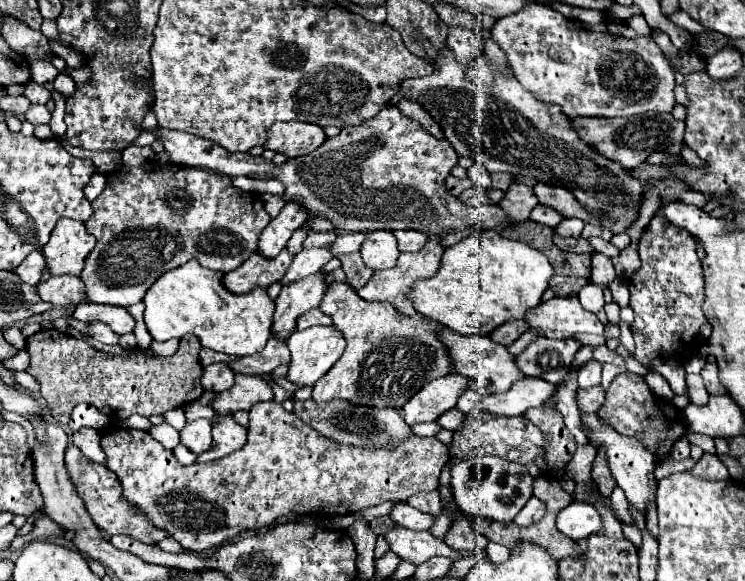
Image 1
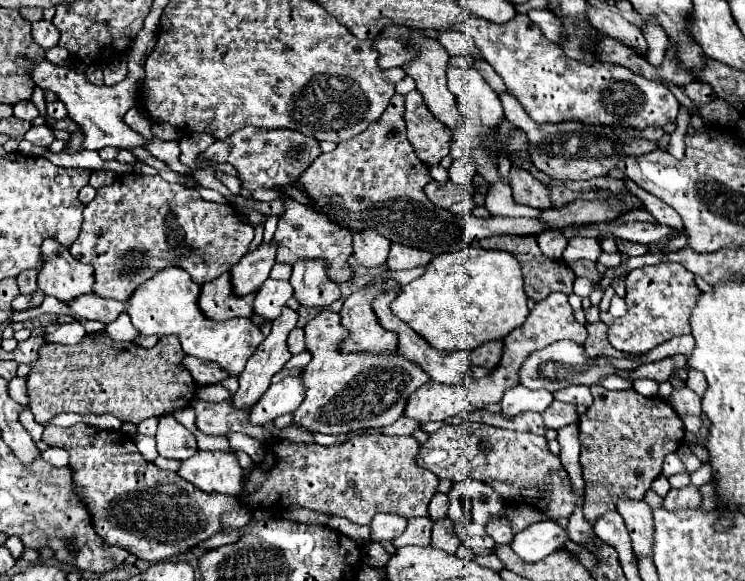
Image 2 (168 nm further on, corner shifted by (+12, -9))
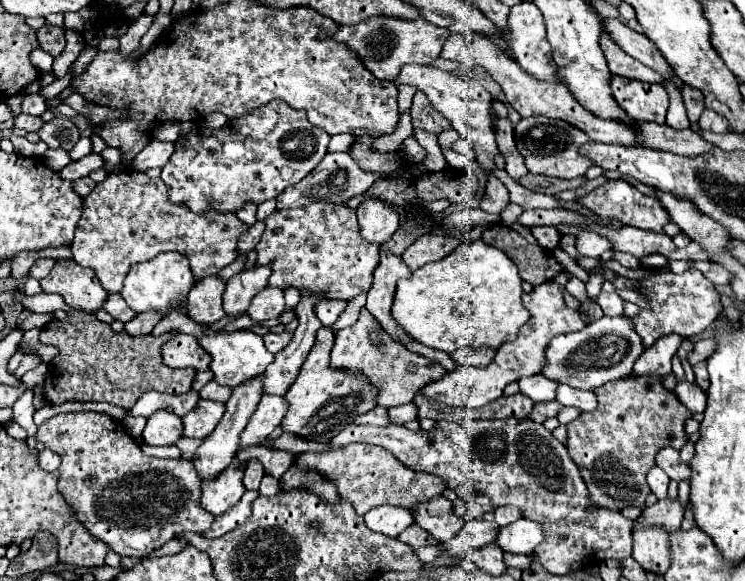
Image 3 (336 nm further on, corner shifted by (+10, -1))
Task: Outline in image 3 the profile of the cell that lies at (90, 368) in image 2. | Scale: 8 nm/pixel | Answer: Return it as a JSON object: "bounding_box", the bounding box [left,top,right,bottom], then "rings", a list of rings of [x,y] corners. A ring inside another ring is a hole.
{"bounding_box":[40,313,196,409],"rings":[[[68,313],[66,319],[52,319],[40,331],[40,341],[58,347],[60,355],[48,365],[44,397],[54,405],[64,401],[106,401],[130,409],[146,391],[188,393],[196,371],[170,369],[162,363],[160,347],[172,335],[132,337],[128,333],[114,333],[108,323],[98,321],[92,313]]]}

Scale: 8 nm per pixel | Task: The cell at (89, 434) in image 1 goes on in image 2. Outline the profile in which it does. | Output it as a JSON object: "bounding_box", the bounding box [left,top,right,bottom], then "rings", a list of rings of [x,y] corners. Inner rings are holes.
{"bounding_box":[42,447,68,467],"rings":[[[52,447],[52,449],[46,449],[42,453],[42,459],[46,459],[54,467],[64,467],[64,465],[68,465],[68,451]]]}

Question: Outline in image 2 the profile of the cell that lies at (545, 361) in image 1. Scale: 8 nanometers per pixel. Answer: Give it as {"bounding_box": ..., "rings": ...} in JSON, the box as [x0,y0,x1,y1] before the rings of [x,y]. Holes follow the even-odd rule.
{"bounding_box":[518,341,614,391],"rings":[[[556,341],[544,349],[534,351],[532,355],[528,355],[528,359],[524,361],[524,365],[518,371],[520,383],[528,389],[548,389],[548,391],[558,391],[564,389],[568,385],[596,385],[598,379],[602,375],[610,375],[614,371],[614,367],[600,357],[588,359],[584,355],[584,347],[572,341]]]}

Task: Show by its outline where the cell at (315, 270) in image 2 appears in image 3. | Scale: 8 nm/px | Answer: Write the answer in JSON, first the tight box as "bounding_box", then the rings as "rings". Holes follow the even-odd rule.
{"bounding_box":[262,295,322,395],"rings":[[[304,295],[300,305],[296,307],[298,329],[294,331],[292,341],[280,353],[276,353],[274,363],[266,367],[264,381],[262,381],[264,395],[284,395],[286,389],[294,383],[306,355],[314,345],[316,331],[322,327],[322,323],[314,315],[314,305],[320,299],[322,297],[318,295]]]}

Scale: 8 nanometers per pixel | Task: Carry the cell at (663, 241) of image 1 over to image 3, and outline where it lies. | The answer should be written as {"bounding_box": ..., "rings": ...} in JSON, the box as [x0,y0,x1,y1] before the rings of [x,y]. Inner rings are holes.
{"bounding_box":[632,269,722,347],"rings":[[[690,269],[682,275],[658,271],[650,279],[640,281],[640,287],[642,287],[640,295],[650,301],[652,309],[640,311],[640,315],[636,319],[632,319],[632,323],[634,323],[636,333],[642,337],[646,347],[650,347],[660,337],[666,337],[666,335],[672,335],[672,333],[678,333],[682,337],[700,335],[722,313],[720,295],[716,293],[714,285],[710,285],[710,281],[694,269]]]}

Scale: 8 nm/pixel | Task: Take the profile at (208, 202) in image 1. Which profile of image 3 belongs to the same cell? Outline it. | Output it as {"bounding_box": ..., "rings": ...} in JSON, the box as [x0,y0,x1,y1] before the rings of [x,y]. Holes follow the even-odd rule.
{"bounding_box":[70,171,248,293],"rings":[[[118,171],[118,173],[110,173],[102,183],[98,183],[90,191],[90,195],[84,197],[82,219],[76,227],[76,235],[74,235],[70,249],[74,253],[74,259],[82,267],[90,267],[96,273],[96,277],[100,279],[102,287],[108,293],[118,293],[122,289],[122,283],[124,283],[124,277],[126,277],[130,265],[148,261],[148,259],[156,257],[158,253],[166,253],[166,251],[178,251],[178,253],[186,255],[196,279],[216,275],[222,267],[230,265],[236,259],[236,243],[238,243],[238,237],[246,229],[248,229],[248,225],[238,221],[238,217],[234,213],[206,211],[204,215],[196,215],[196,213],[188,211],[186,207],[172,205],[168,201],[168,187],[162,183],[160,177],[152,179],[140,171]]]}

